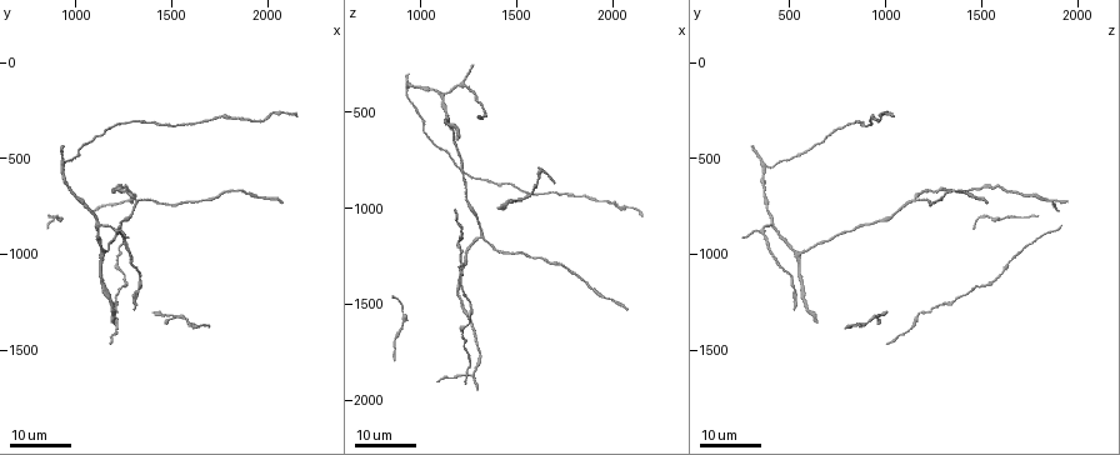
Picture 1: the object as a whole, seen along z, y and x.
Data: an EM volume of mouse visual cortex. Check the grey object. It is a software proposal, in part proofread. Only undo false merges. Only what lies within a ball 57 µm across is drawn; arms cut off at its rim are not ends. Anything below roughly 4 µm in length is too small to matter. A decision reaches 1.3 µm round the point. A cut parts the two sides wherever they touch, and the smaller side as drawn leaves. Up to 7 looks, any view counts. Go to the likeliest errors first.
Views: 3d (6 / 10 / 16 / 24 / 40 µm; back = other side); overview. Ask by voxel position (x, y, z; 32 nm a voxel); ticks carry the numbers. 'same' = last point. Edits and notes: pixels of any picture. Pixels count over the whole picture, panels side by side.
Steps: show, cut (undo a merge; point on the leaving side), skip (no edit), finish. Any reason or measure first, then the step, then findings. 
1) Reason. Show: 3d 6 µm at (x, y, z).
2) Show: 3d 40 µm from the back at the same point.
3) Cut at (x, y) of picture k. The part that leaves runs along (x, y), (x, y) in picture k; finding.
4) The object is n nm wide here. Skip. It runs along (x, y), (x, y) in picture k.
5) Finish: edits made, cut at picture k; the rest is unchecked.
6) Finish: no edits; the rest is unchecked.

Looks like a crossing. Show: 3d 24 µm at (1130, 840, 410).

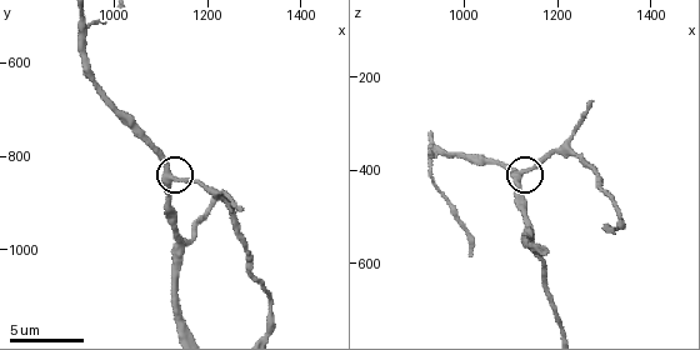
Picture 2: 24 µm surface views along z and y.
Closer look. Show: 3d 10 µm at (1130, 850, 395).

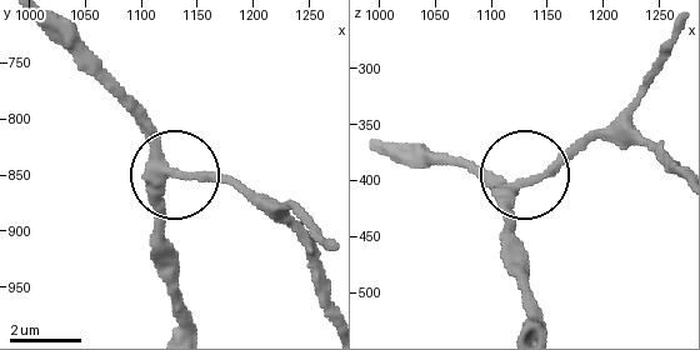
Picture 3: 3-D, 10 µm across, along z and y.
The object is 260 nm wide here. Skip. Continuous, no second neuron.

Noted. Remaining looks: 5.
Side arm on a straight run. Show: 3d 16 µm at (1140, 995, 535).

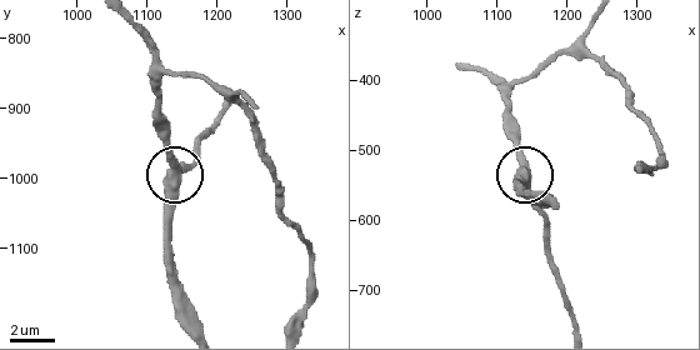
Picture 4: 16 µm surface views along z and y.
Closer look. Show: 3d 6 µm at (1135, 1005, 535).

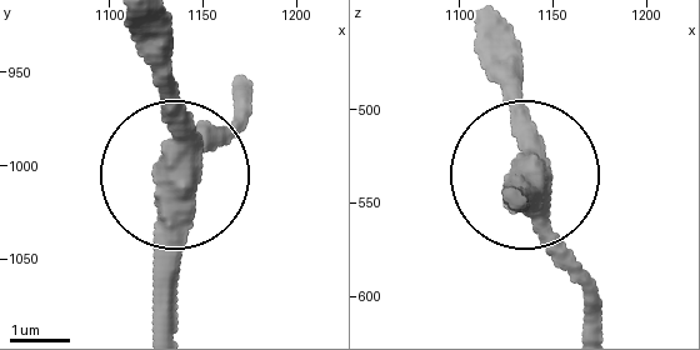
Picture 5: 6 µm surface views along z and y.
The object is 450 nm wide here. Skip. It runs along (598, 323), (523, 173), (523, 188) in picture 5; continuous, no second neuron.

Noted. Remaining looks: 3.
Arms part here. Show: 3d 16 µm at (1320, 730, 1150).

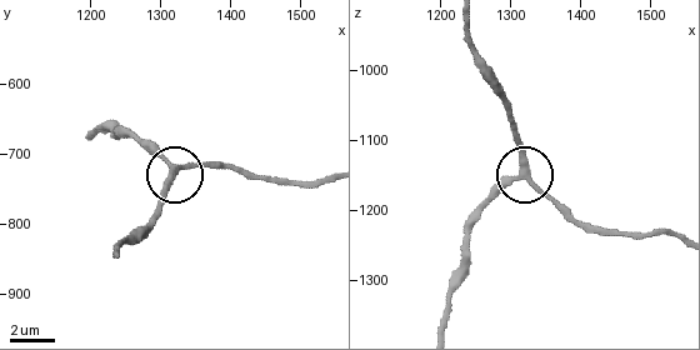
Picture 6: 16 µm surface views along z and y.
Zoom in. Show: 3d 10 µm at the same point.

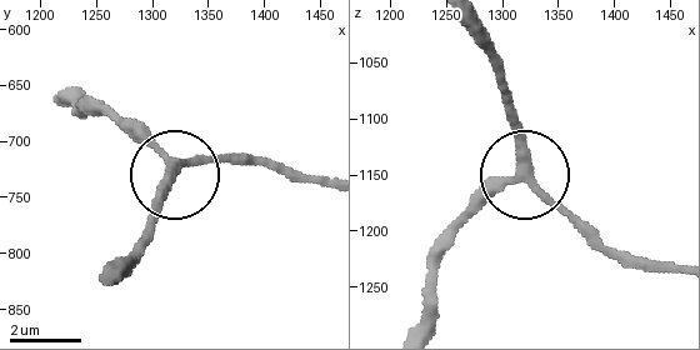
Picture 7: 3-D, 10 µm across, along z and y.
The side arm is 31 µm long; 3 arms meet here. Skip. All the same neuron.

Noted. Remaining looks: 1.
Finish: no edits; the rest is unchecked.

